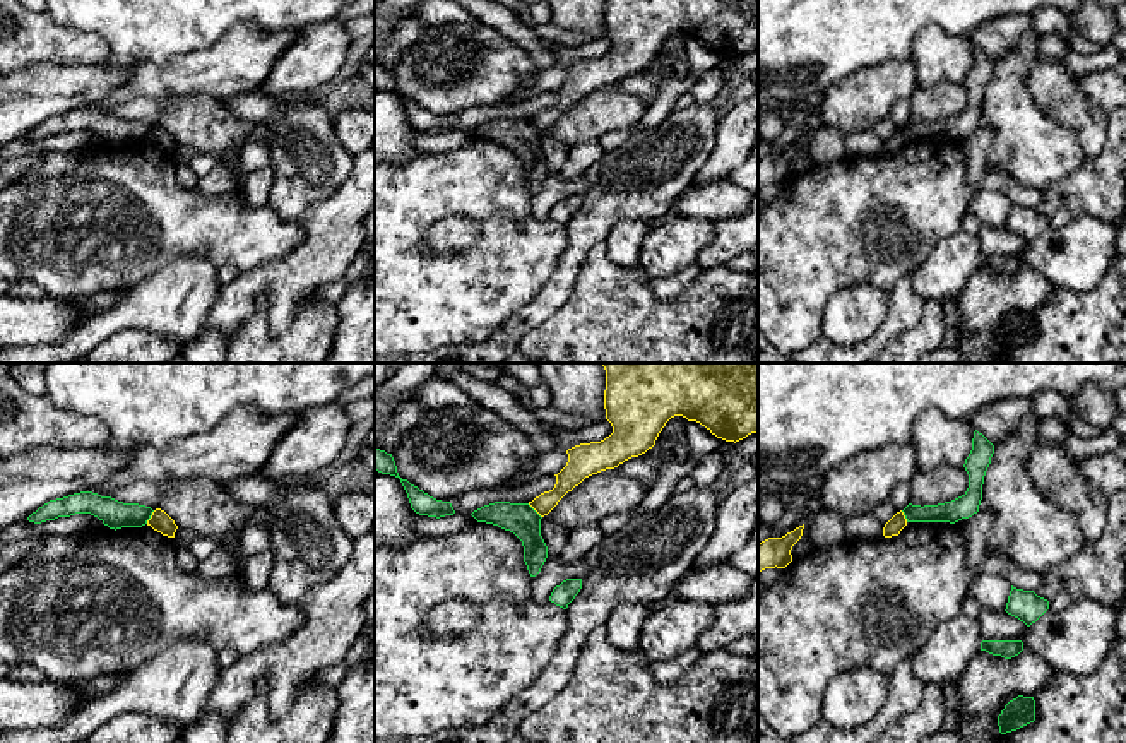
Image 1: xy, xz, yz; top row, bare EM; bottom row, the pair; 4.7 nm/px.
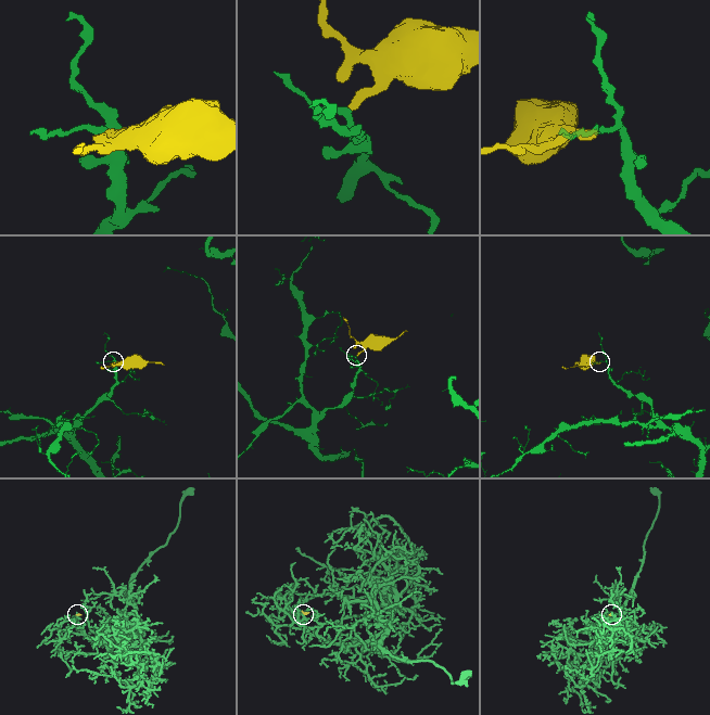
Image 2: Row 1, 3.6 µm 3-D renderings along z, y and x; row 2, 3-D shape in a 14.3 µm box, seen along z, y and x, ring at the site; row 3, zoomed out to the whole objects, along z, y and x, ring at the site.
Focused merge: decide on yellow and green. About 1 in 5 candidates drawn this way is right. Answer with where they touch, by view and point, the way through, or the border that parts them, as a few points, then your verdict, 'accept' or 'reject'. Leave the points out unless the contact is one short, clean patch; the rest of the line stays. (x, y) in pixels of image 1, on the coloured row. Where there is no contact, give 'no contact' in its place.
meets yellow in xz at (534, 509); border along xz (527, 504), (541, 517); reject

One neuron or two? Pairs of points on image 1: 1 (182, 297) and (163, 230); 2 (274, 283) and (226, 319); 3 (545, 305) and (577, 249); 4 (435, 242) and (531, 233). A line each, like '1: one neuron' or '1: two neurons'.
1: two neurons
2: one neuron
3: one neuron
4: two neurons

